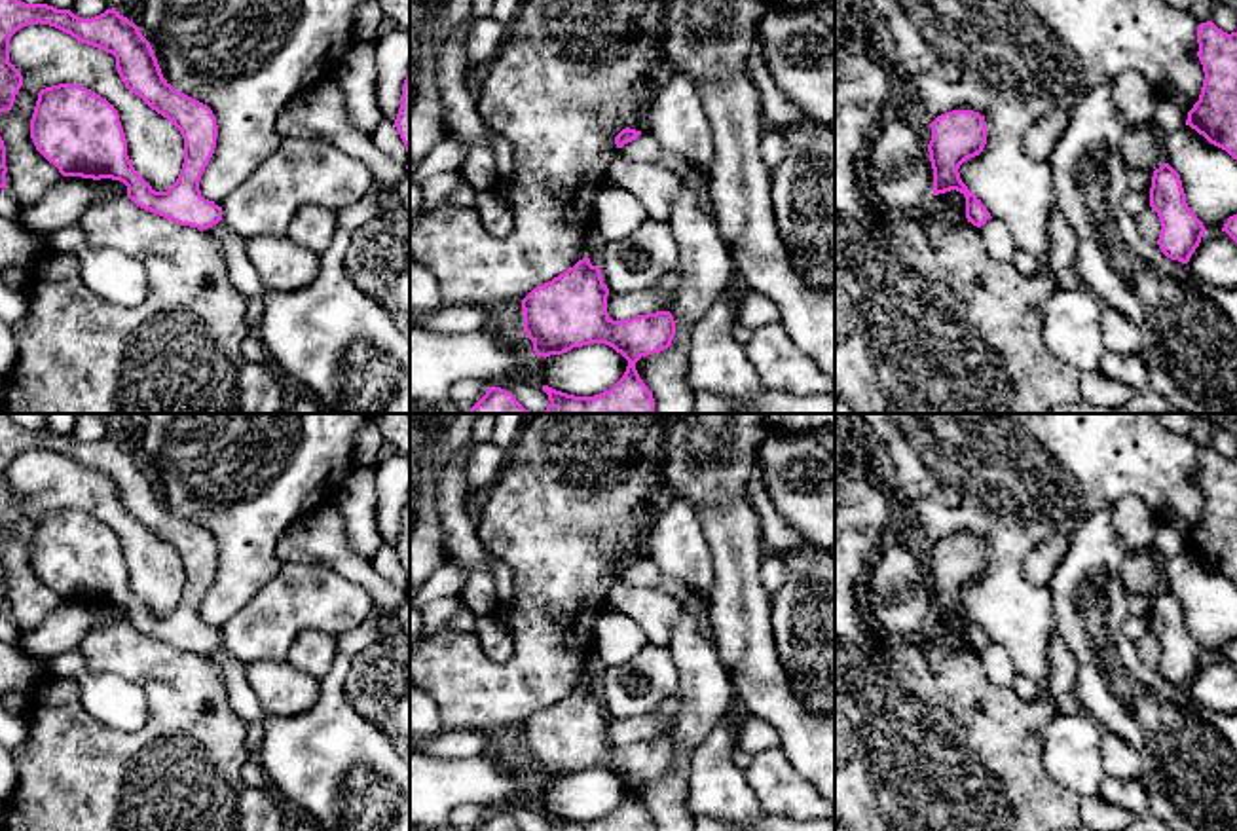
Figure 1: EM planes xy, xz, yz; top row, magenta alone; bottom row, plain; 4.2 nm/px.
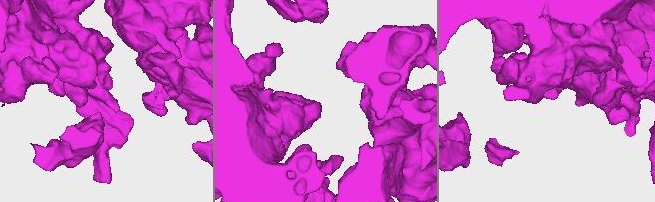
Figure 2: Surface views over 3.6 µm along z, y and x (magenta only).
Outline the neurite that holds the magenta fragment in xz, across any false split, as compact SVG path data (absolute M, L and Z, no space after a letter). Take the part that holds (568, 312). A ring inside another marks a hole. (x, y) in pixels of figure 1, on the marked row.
M586 256L522 300L524 332L537 357L605 343L628 360L624 376L594 397L575 397L543 385L550 404L541 414L655 414L653 393L639 378L636 362L672 345L675 321L670 311L613 321L607 296L600 266L592 266Z

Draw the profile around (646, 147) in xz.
M641 133L636 140L624 144L620 156L628 159L656 161L677 173L685 169L685 165L674 154L664 150L649 133Z

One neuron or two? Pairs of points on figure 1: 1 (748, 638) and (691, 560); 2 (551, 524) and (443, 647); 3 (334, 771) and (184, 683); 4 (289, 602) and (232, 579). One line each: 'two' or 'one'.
1: two
2: one
3: two
4: two

